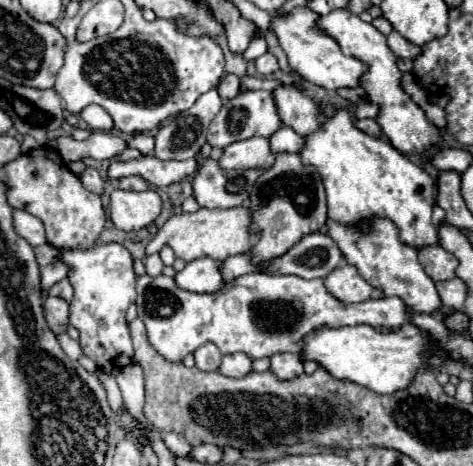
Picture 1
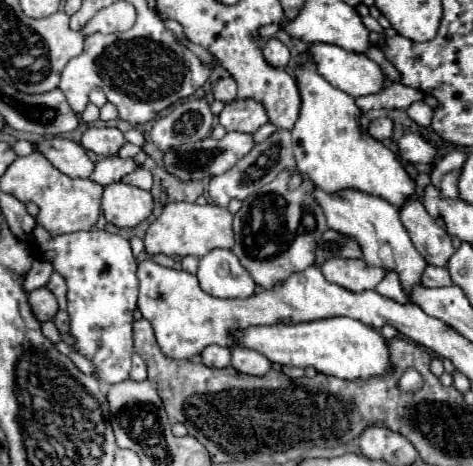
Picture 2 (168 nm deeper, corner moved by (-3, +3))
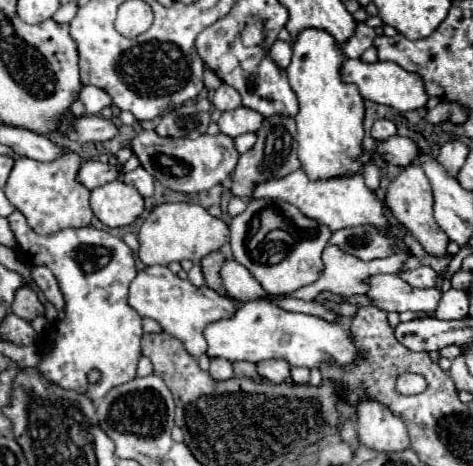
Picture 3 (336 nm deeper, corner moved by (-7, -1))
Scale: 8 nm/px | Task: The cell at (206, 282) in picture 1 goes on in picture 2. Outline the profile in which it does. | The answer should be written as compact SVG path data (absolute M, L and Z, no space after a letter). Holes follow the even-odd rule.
M213 249L199 261L201 289L215 297L253 297L255 281L229 249Z

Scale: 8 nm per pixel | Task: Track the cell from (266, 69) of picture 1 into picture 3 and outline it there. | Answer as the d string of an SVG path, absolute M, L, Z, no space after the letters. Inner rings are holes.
M275 41L271 51L269 51L269 57L281 67L281 69L287 69L287 65L291 63L291 43L285 43L285 41Z

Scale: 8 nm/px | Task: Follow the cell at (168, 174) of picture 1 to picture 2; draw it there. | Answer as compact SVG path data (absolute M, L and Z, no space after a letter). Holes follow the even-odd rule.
M111 155L111 157L103 157L101 161L95 163L95 169L91 171L89 179L105 187L115 181L121 181L123 175L127 175L135 169L137 169L137 165L133 159L121 159L119 155Z

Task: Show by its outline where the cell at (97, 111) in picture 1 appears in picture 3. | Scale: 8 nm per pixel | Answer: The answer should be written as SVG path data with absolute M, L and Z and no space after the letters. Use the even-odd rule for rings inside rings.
M89 85L89 87L85 87L81 91L81 101L83 101L85 111L89 115L99 115L105 107L111 107L113 105L109 93L103 91L103 89L99 89L99 87L93 87L93 85Z

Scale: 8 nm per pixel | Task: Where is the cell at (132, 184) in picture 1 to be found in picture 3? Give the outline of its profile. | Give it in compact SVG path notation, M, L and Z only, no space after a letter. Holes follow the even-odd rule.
M137 167L135 171L125 173L125 175L123 175L123 181L125 181L127 185L137 187L137 191L139 191L143 197L153 195L153 183L155 183L155 179L153 179L143 167Z

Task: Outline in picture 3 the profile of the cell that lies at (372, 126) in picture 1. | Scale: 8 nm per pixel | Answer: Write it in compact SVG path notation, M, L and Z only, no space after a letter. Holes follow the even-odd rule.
M379 119L379 121L375 121L375 125L373 125L373 129L371 129L371 135L373 135L373 139L377 139L377 141L385 141L385 139L389 139L389 137L393 137L395 135L395 123L393 121L389 121L389 119Z

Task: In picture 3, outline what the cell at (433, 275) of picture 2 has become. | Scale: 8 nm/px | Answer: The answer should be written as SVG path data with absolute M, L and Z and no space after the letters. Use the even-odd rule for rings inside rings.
M417 267L417 269L411 269L411 271L405 271L405 273L399 273L401 279L405 279L411 287L419 287L419 289L425 289L425 287L435 287L437 281L439 281L439 275L431 269L431 267Z

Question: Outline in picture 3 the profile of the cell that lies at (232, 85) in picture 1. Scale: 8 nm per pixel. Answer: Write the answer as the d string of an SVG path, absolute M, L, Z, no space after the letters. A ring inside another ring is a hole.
M221 83L221 87L215 91L213 101L211 101L219 111L231 111L235 107L241 105L241 95L237 93L237 89L233 89L227 83Z

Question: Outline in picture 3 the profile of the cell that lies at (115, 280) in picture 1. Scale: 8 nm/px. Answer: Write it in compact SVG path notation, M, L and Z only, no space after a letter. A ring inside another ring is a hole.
M15 210L7 217L17 239L19 257L29 265L45 265L53 271L65 297L65 319L55 323L45 341L51 343L51 353L41 359L39 371L65 389L87 393L91 399L105 397L113 387L135 377L141 357L141 317L129 307L129 283L137 275L135 255L123 239L107 231L81 227L63 229L55 235L39 235L29 225L23 213ZM97 369L101 379L91 383L87 377Z

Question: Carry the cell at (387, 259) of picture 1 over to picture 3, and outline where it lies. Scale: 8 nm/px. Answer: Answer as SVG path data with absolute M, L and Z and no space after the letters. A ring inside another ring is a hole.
M297 169L295 173L279 179L279 181L271 179L267 183L257 185L253 197L269 197L269 199L289 201L291 205L301 209L301 213L305 213L307 217L327 225L331 231L345 229L345 227L359 227L359 225L371 225L373 229L379 229L379 231L385 231L391 227L391 223L385 215L383 203L379 201L375 191L371 191L365 185L363 175L309 181L307 175L303 173L303 169Z

